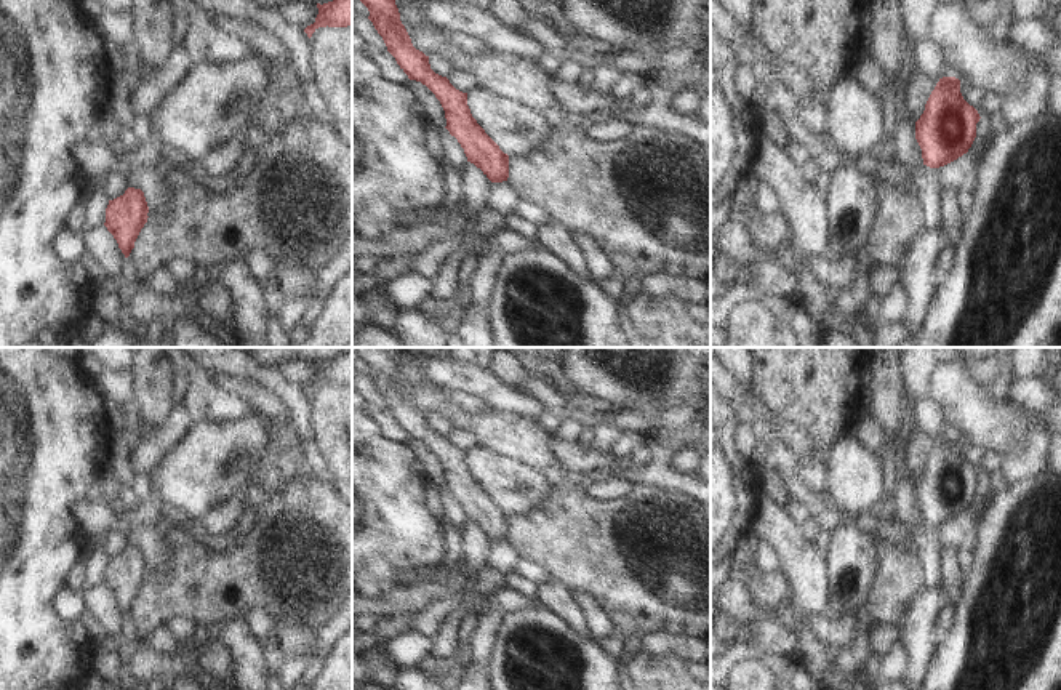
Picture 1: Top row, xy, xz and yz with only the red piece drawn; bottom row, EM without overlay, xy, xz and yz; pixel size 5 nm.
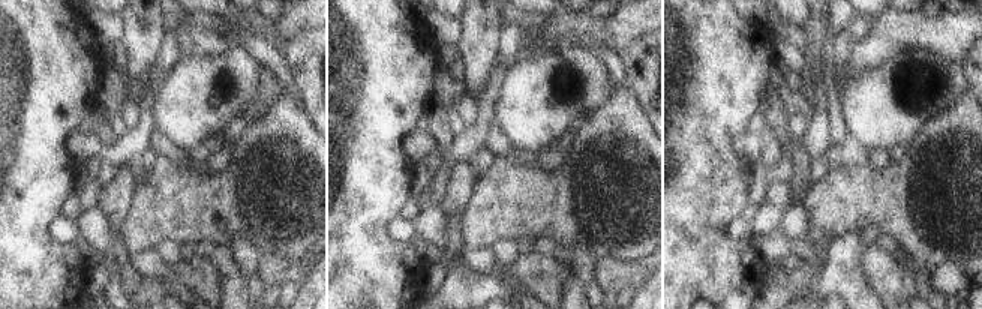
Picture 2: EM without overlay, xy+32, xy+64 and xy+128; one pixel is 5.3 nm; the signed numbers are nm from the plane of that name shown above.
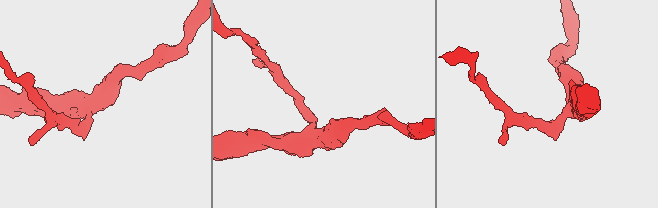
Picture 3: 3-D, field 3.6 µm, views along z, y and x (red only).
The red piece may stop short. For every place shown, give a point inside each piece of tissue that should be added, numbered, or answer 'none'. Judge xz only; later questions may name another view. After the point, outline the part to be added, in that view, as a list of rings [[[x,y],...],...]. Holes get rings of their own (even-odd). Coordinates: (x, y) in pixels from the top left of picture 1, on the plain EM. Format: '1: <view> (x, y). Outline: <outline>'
none.

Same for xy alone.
none.

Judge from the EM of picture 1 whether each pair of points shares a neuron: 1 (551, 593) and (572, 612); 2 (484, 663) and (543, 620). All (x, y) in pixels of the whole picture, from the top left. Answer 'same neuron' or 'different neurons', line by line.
1: same neuron
2: different neurons

